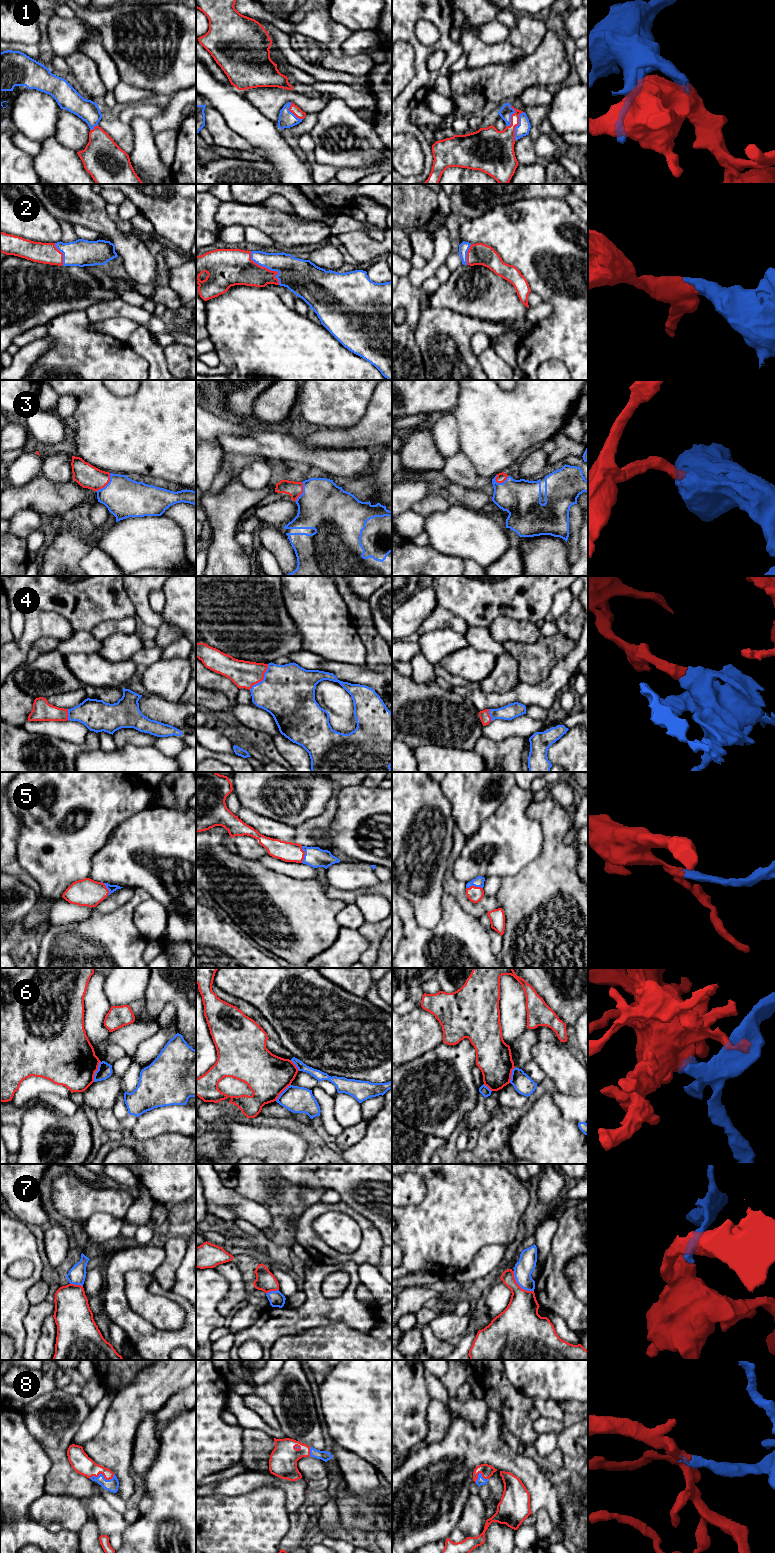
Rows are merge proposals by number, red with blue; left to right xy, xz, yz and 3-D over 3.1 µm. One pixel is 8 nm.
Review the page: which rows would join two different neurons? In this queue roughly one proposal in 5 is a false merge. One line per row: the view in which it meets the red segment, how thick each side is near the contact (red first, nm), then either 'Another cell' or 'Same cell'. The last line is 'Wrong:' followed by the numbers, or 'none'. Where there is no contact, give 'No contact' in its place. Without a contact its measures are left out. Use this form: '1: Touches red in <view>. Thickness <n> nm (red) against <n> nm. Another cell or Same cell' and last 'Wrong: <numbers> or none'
1: Touches red in yz. Thickness 300 nm (red) against 100 nm. Same cell
2: Touches red in xz. Thickness 280 nm (red) against 260 nm. Same cell
3: Touches red in xy. Thickness 190 nm (red) against 320 nm. Same cell
4: Touches red in xz. Thickness 220 nm (red) against 440 nm. Same cell
5: Touches red in xz. Thickness 160 nm (red) against 160 nm. Same cell
6: Touches red in xy. Thickness 440 nm (red) against 120 nm. Same cell
7: Touches red in yz. Thickness 280 nm (red) against 150 nm. Another cell
8: Touches red in xy. Thickness 160 nm (red) against 100 nm. Same cell
Wrong: 7

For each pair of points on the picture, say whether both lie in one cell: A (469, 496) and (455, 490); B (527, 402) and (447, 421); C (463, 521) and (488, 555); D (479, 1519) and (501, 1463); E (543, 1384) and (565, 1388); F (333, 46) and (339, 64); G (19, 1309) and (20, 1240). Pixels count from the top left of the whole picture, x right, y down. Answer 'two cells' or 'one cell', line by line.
A: one cell
B: two cells
C: one cell
D: two cells
E: one cell
F: two cells
G: one cell

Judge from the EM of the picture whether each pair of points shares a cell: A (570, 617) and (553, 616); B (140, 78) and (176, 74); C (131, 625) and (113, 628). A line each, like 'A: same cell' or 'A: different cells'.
A: different cells
B: same cell
C: same cell

